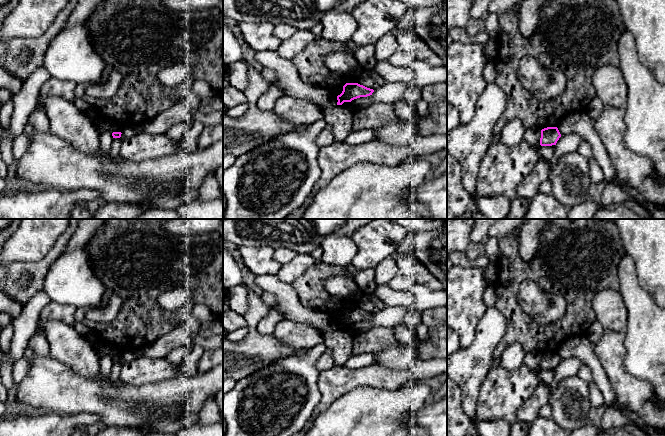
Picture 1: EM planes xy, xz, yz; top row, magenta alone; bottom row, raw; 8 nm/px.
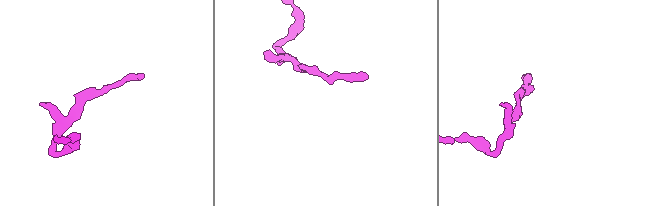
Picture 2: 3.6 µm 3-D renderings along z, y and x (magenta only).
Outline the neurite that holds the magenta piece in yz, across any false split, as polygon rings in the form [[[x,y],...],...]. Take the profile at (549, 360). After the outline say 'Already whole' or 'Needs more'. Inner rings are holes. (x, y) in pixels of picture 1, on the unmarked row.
[[[557,351],[544,352],[541,354],[540,369],[541,370],[556,369],[560,361],[561,358]]]. Already whole

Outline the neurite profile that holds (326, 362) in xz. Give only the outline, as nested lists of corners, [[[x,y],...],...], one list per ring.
[[[326,349],[324,351],[320,359],[317,361],[316,366],[320,371],[327,371],[335,366],[332,352],[330,349]]]

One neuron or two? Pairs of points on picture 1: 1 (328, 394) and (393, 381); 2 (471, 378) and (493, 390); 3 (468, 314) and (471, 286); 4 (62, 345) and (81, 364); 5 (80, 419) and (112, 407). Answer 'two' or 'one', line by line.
1: one
2: two
3: one
4: one
5: two

